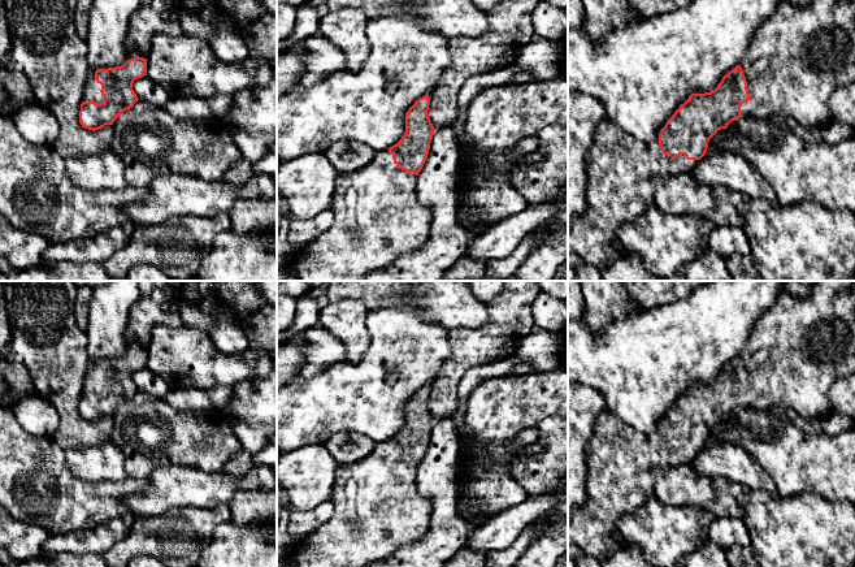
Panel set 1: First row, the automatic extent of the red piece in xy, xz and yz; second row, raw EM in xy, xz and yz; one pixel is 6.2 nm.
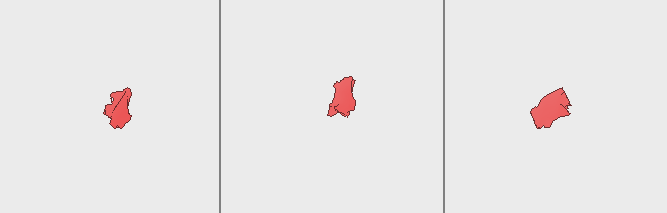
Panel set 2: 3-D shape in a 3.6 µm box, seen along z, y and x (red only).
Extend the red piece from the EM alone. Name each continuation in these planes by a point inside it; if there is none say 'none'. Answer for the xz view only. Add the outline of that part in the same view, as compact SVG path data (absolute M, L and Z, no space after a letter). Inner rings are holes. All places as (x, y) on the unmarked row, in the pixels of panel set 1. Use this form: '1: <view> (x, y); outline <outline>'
1: xz (377, 507); outline M389 441L377 442L373 451L350 464L339 464L330 502L334 512L330 519L311 533L291 551L299 567L368 567L392 557L402 546L421 540L430 524L431 502L417 490L417 467L402 462Z

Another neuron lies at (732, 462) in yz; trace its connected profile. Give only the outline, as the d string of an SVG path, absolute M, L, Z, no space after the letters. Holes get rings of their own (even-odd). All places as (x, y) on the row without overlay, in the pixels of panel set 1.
M721 442L707 445L689 463L696 472L708 477L722 476L751 490L761 489L778 497L774 482L764 469L739 446Z

